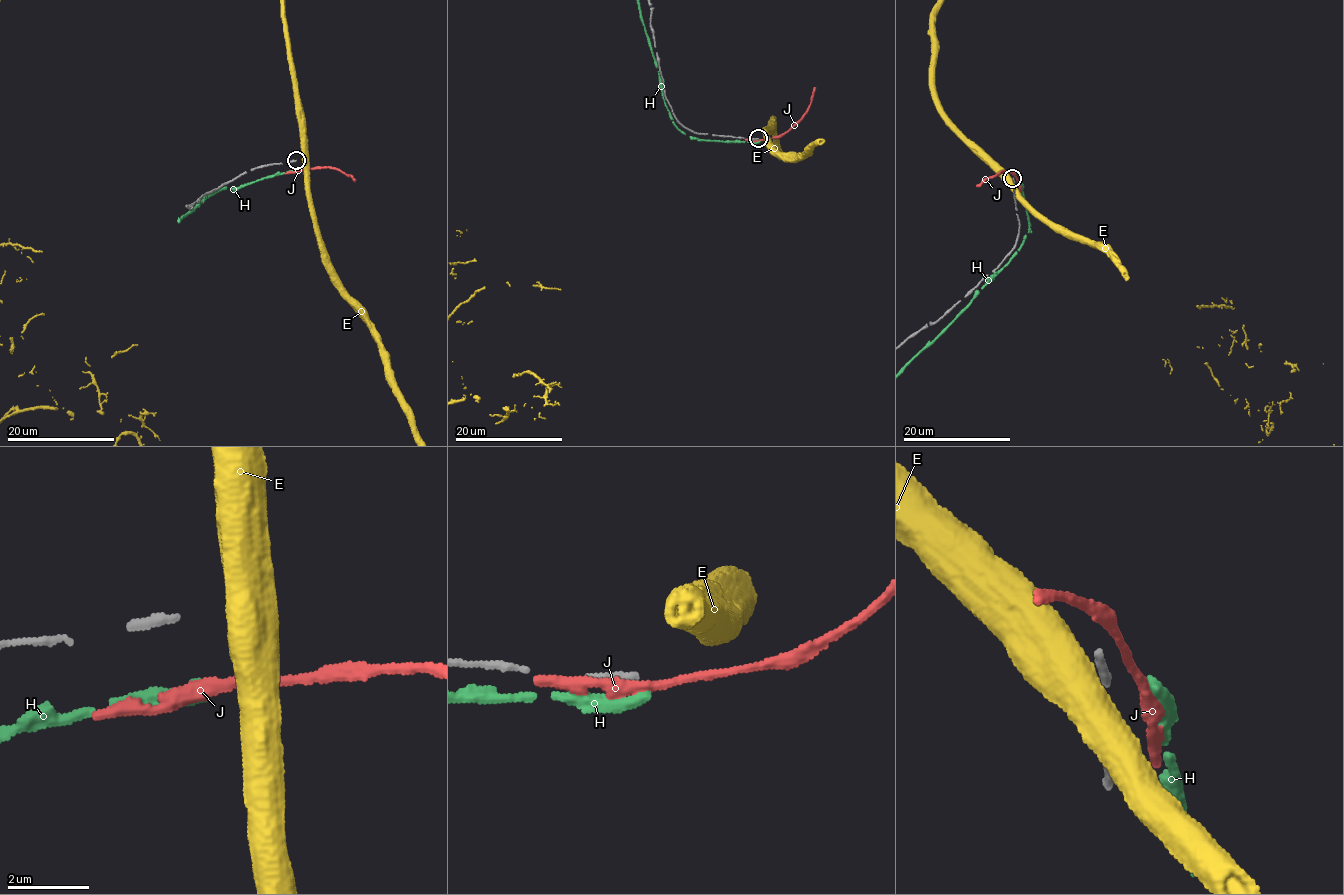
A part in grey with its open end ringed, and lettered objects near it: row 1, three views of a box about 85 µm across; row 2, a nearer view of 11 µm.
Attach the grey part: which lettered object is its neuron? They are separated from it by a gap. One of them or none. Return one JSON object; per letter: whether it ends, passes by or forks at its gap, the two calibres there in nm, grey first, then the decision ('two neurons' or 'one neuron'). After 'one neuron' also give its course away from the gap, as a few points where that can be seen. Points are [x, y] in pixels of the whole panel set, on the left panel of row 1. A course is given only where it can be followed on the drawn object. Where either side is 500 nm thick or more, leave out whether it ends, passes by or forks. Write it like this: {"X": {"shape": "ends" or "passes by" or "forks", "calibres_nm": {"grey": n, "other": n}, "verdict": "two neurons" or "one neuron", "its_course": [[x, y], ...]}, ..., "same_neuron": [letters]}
{"E": {"calibres_nm": {"grey": 200, "other": 800}, "verdict": "two neurons"}, "H": {"shape": "ends", "calibres_nm": {"grey": 200, "other": 360}, "verdict": "two neurons"}, "J": {"shape": "passes by", "calibres_nm": {"grey": 200, "other": 280}, "verdict": "two neurons"}, "same_neuron": []}

